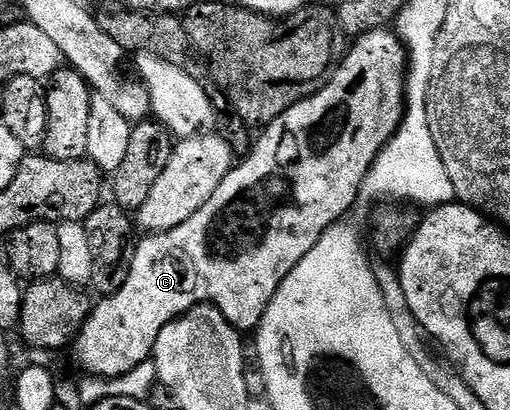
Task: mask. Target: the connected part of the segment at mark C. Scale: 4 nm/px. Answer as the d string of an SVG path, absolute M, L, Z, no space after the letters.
M389 27L377 28L357 37L351 44L354 45L351 46L350 53L343 58L342 65L339 68L337 65L333 69L332 75L319 87L317 92L301 100L298 104L293 104L285 114L277 116L271 124L265 125L261 129L262 137L255 142L250 157L247 160L239 159L235 163L230 173L224 178L224 182L220 182L220 186L216 186L216 194L212 194L212 198L208 198L208 202L204 202L204 206L200 206L200 210L196 210L196 214L192 214L192 218L188 218L188 222L180 222L180 226L167 232L143 235L137 241L128 260L126 281L115 292L102 298L99 304L97 301L91 307L90 316L73 341L72 349L74 348L75 354L78 355L78 364L83 368L83 373L89 374L91 377L118 377L128 374L134 367L140 366L141 363L149 361L153 357L156 338L160 338L160 330L164 330L164 326L168 326L173 320L196 307L197 304L216 305L224 314L224 318L228 318L230 325L237 328L242 334L253 333L262 323L276 290L280 290L284 278L288 278L288 274L292 274L292 270L296 270L296 266L300 266L300 258L304 258L304 254L308 254L308 250L312 250L312 246L316 246L316 242L320 242L320 238L333 224L339 223L345 217L342 215L354 203L359 203L366 175L370 172L371 166L376 162L382 149L386 147L386 143L398 132L398 127L401 126L403 115L408 107L408 53L406 45L403 44L402 37L398 35L397 31L391 30Z

